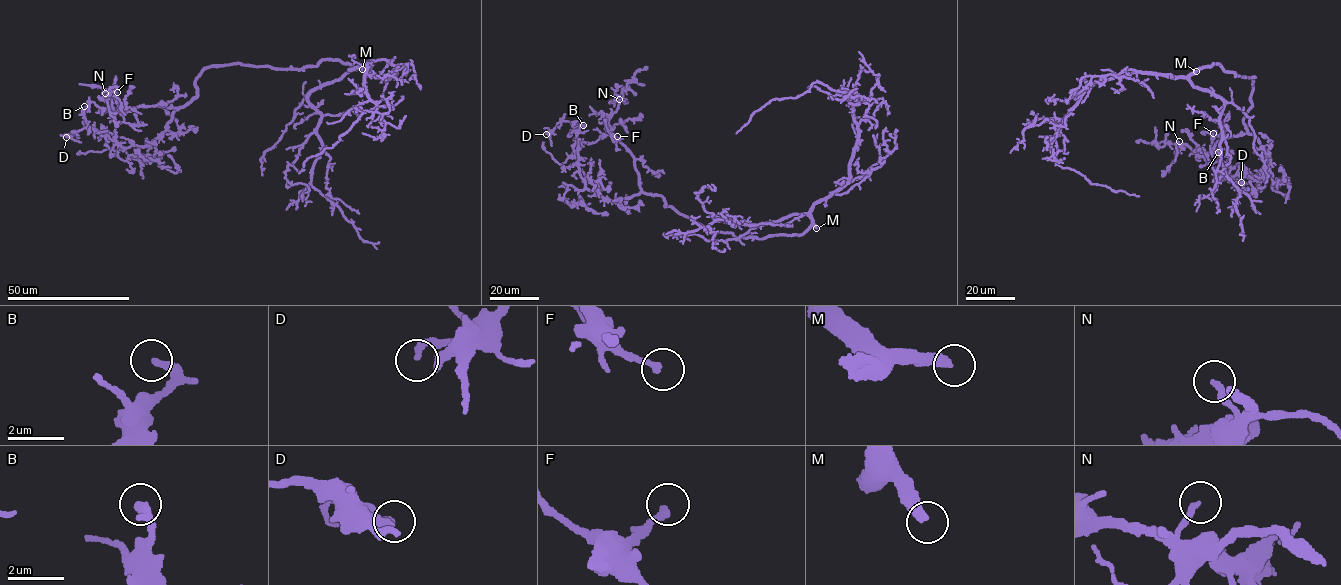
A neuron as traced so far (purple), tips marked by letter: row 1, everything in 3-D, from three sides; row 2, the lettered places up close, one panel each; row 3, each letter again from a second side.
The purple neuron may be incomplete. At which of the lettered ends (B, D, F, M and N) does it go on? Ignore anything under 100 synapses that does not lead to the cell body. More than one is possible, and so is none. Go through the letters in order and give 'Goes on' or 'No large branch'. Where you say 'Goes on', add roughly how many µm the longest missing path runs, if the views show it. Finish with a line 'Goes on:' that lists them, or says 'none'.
B: No large branch
D: No large branch
F: No large branch
M: Goes on. Missing length about 130 µm
N: No large branch
Goes on: M

